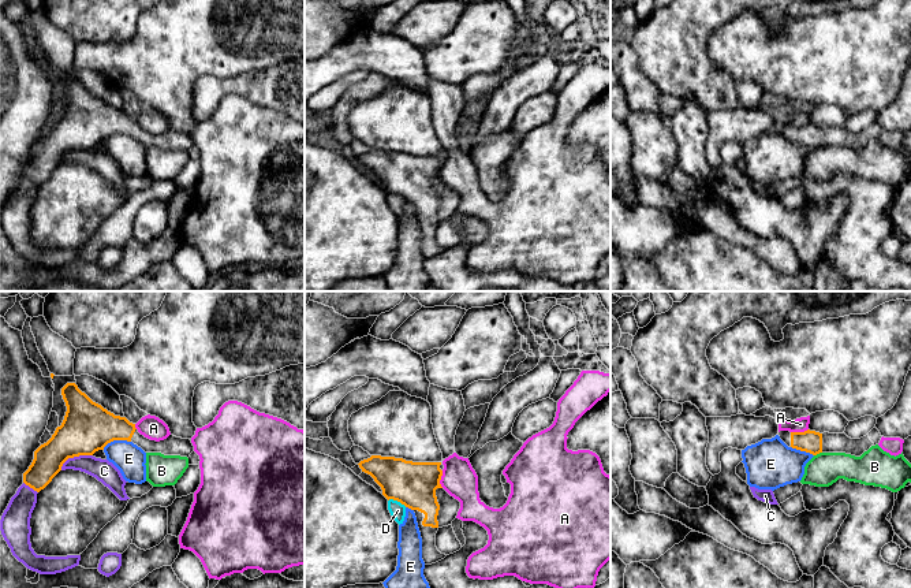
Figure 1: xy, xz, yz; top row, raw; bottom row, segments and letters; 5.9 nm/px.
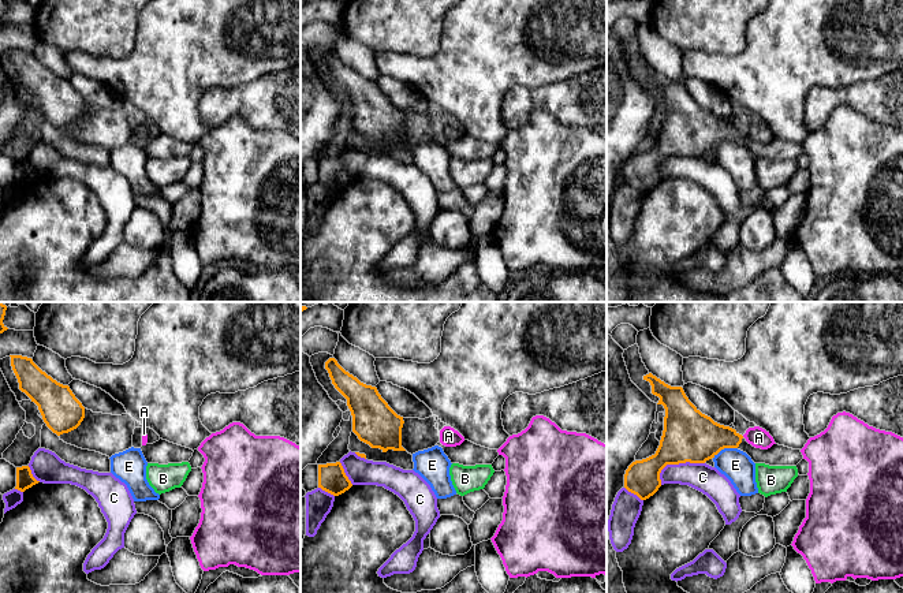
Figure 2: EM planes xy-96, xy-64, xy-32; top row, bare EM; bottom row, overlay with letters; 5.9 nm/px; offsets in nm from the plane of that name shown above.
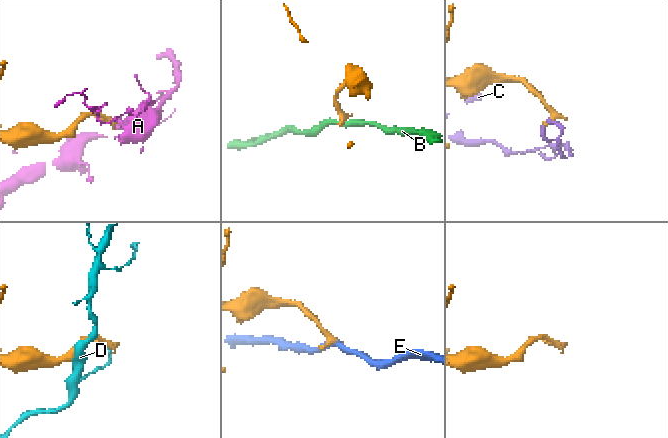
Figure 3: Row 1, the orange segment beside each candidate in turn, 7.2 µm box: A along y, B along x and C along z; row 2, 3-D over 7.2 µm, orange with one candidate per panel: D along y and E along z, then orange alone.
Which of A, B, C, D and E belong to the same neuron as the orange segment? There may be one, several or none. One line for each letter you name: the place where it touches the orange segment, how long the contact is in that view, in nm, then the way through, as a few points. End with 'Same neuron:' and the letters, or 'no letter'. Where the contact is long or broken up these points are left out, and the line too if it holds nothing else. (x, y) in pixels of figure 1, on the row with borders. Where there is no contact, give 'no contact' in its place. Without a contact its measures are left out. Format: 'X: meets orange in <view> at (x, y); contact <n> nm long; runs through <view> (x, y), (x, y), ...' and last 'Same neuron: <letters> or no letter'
Same neuron: no letter

